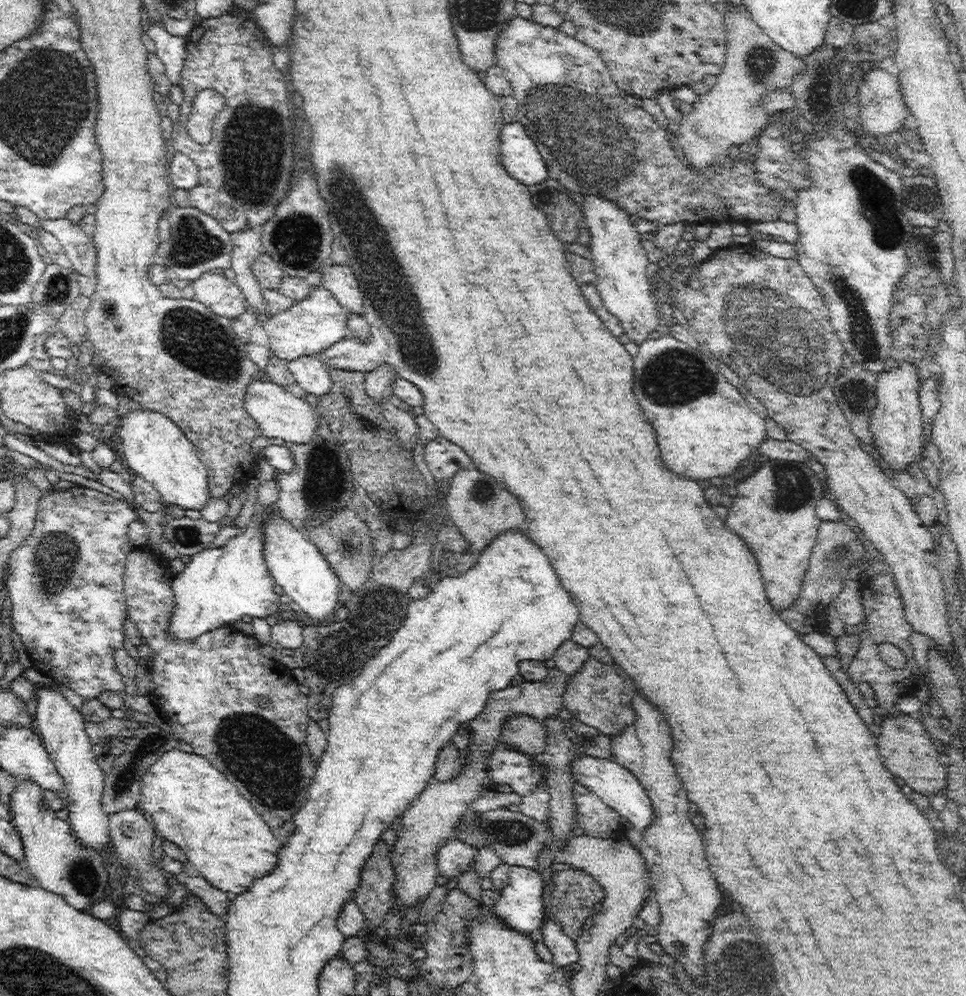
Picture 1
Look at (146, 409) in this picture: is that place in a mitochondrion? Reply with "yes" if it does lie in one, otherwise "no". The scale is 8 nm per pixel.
no

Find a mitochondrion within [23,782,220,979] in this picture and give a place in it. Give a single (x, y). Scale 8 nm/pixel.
(84, 874)

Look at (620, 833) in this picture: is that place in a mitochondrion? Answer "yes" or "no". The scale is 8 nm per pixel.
no

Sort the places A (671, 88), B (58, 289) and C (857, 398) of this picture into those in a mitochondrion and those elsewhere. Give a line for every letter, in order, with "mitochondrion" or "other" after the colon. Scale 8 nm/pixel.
A: other
B: mitochondrion
C: mitochondrion

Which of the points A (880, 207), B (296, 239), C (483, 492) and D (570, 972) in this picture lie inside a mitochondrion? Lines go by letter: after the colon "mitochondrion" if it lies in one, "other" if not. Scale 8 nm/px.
A: mitochondrion
B: mitochondrion
C: mitochondrion
D: other

